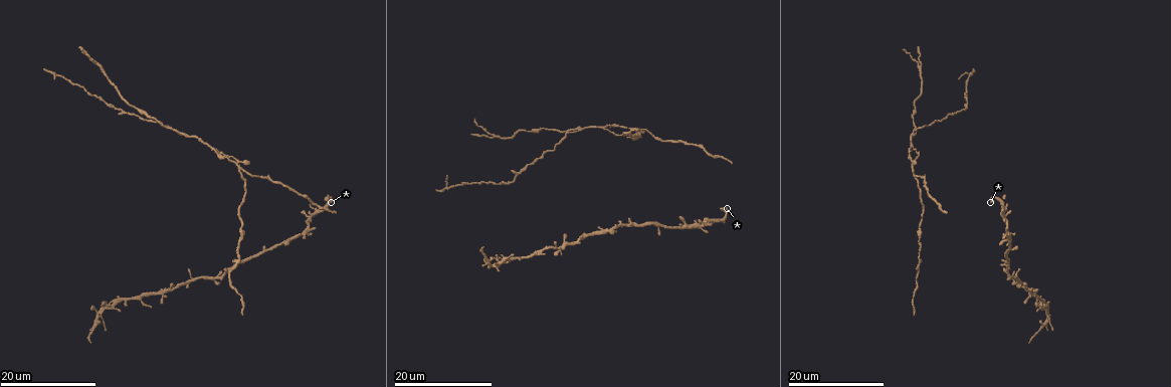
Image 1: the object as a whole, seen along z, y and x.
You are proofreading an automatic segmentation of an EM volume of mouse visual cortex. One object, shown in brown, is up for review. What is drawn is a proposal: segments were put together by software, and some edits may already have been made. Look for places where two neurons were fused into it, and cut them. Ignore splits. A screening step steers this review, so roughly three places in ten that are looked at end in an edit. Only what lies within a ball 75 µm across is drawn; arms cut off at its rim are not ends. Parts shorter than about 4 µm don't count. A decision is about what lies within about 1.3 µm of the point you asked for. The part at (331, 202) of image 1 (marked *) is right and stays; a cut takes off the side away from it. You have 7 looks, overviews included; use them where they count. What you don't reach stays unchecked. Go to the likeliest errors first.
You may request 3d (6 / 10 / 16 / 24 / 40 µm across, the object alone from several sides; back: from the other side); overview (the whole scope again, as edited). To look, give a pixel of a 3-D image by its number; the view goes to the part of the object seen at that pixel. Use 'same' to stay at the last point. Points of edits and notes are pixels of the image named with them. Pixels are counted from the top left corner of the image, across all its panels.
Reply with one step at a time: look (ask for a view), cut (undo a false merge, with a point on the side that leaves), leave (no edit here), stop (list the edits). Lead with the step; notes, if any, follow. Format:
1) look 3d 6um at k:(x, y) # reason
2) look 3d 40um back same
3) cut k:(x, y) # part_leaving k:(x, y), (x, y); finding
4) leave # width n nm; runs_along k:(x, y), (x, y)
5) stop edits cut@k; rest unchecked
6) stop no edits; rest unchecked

look 3d 16um at 1:(101, 65) # three arms meet

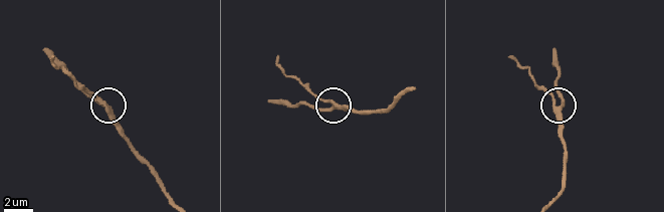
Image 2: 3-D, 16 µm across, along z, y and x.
look 3d 10um at 2:(558, 107)

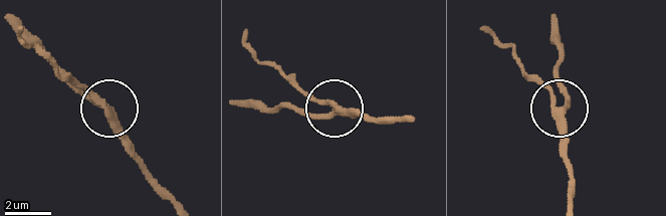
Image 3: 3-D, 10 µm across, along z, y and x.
leave # side_arm 7 um; runs_along 3:(410, 116), (308, 116), (281, 104); continuous, no second neuron

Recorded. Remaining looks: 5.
look 3d 24um at 1:(238, 164) # four arms meet

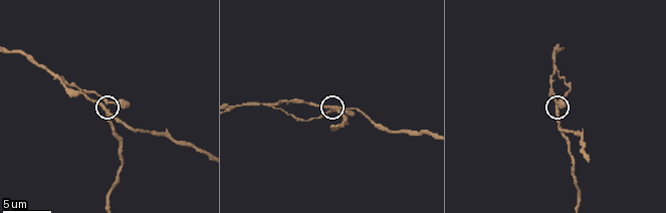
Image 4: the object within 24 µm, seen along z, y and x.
look 3d 6um at 4:(555, 107) # zoom in

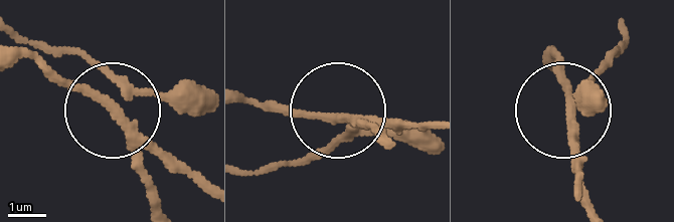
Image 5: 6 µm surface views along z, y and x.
cut 5:(146, 186) # arms 4; part_leaving 5:(129, 139), (148, 203); two neurons meet here

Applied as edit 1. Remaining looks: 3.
look overview

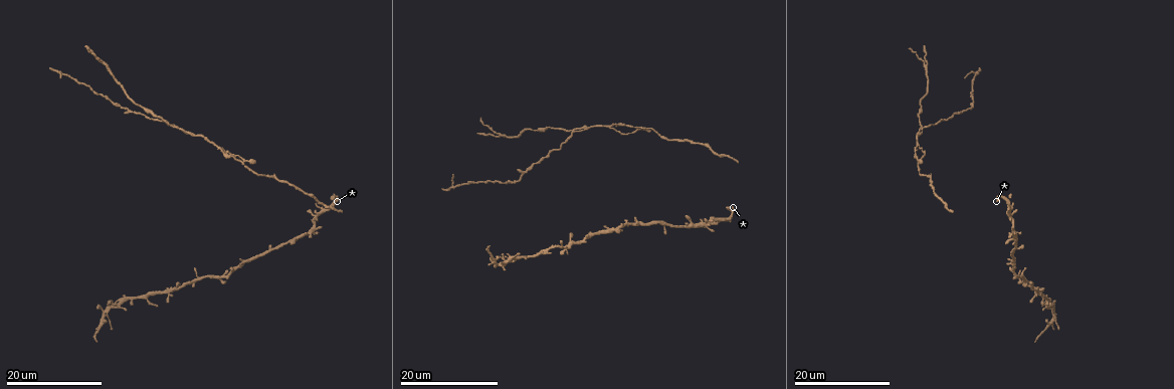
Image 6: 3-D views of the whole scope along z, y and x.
look 3d 24um at 6:(590, 127) # narrows sharply

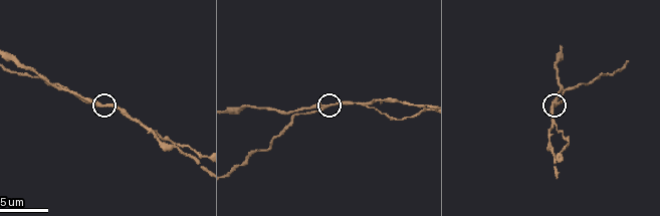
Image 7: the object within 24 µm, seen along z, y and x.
look 3d 6um at 7:(330, 105)

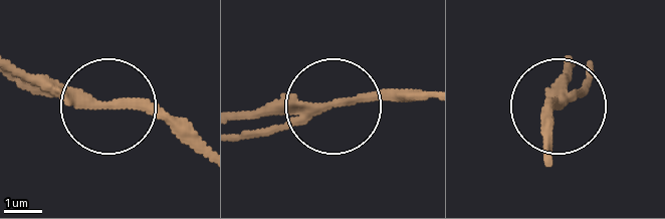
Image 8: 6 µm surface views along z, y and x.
cut 8:(257, 133) # width 230 nm; part_leaving 8:(309, 111), (245, 134); two neurons meet here

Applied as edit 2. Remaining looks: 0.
stop edits cut@5, cut@8; rest unchecked

